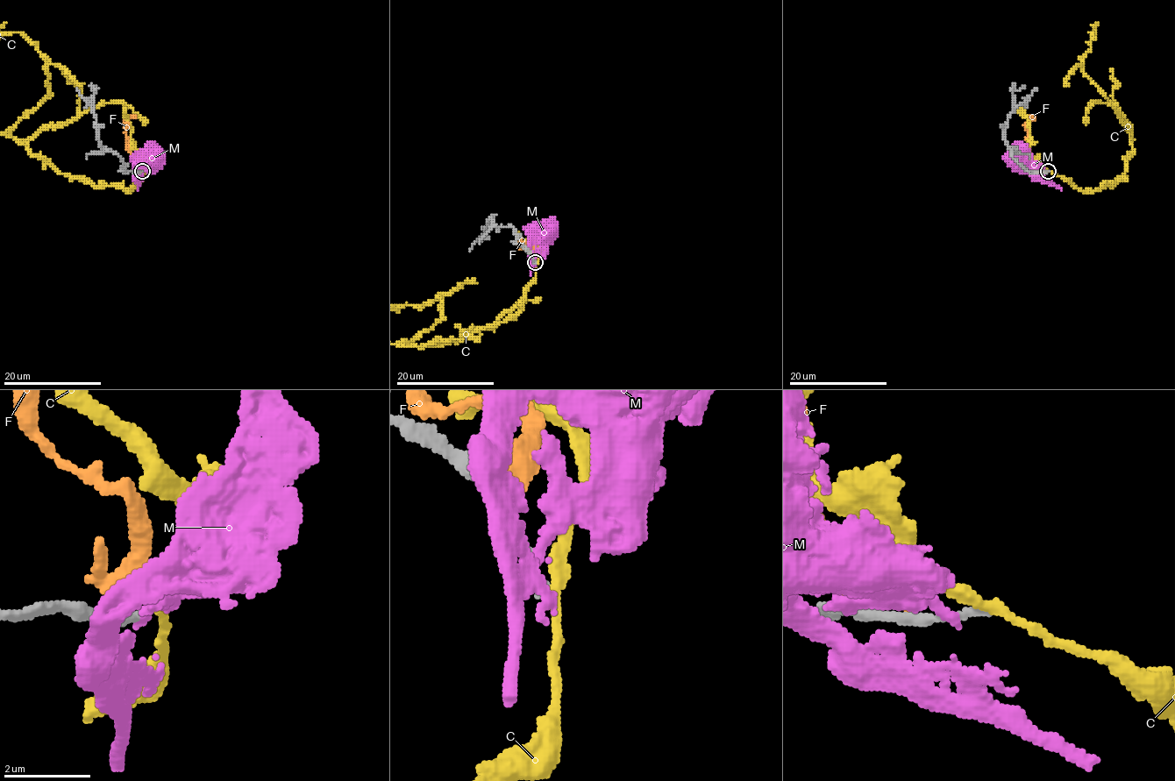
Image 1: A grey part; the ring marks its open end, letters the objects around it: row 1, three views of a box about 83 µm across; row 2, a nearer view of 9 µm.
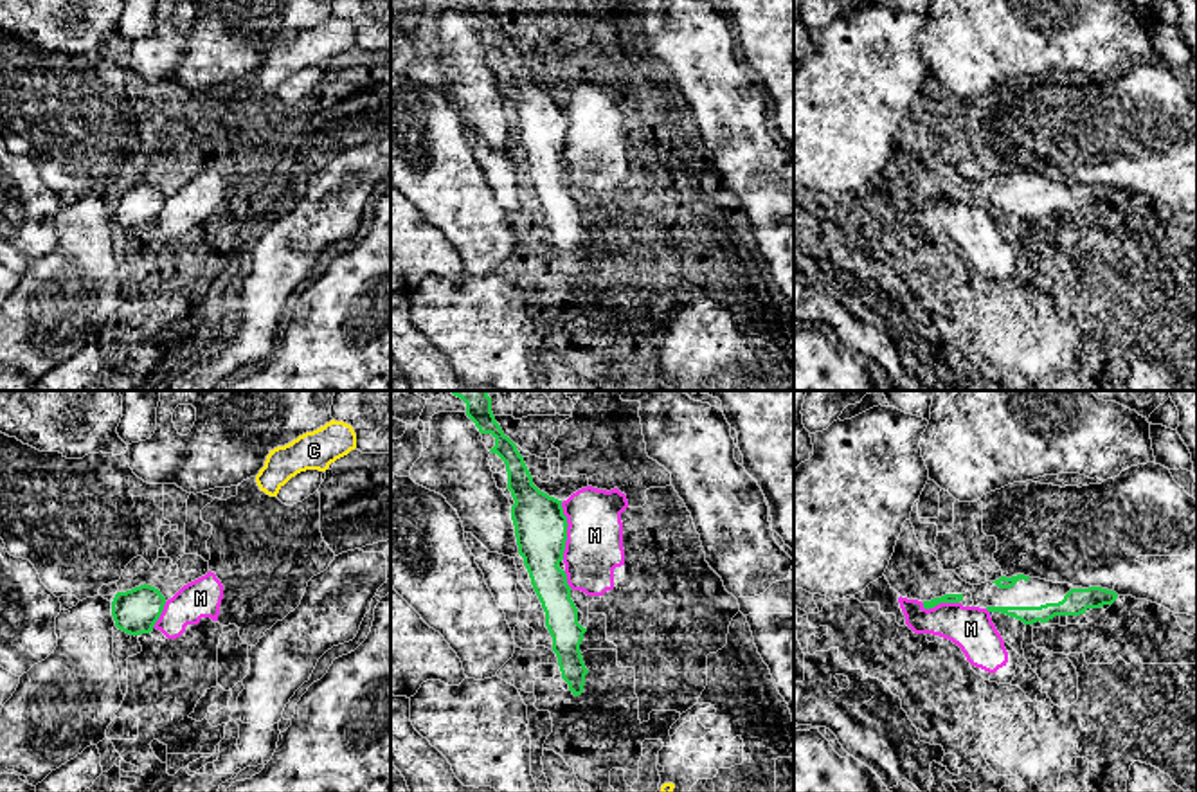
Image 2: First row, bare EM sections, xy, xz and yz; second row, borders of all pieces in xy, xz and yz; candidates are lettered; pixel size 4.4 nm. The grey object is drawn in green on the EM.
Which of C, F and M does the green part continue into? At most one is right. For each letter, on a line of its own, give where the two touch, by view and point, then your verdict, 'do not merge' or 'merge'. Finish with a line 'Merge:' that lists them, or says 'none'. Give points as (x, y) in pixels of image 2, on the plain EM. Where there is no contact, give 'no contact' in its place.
C: no contact; do not merge
F: no contact; do not merge
M: meets green in xz at (566, 128); do not merge
Merge: none

